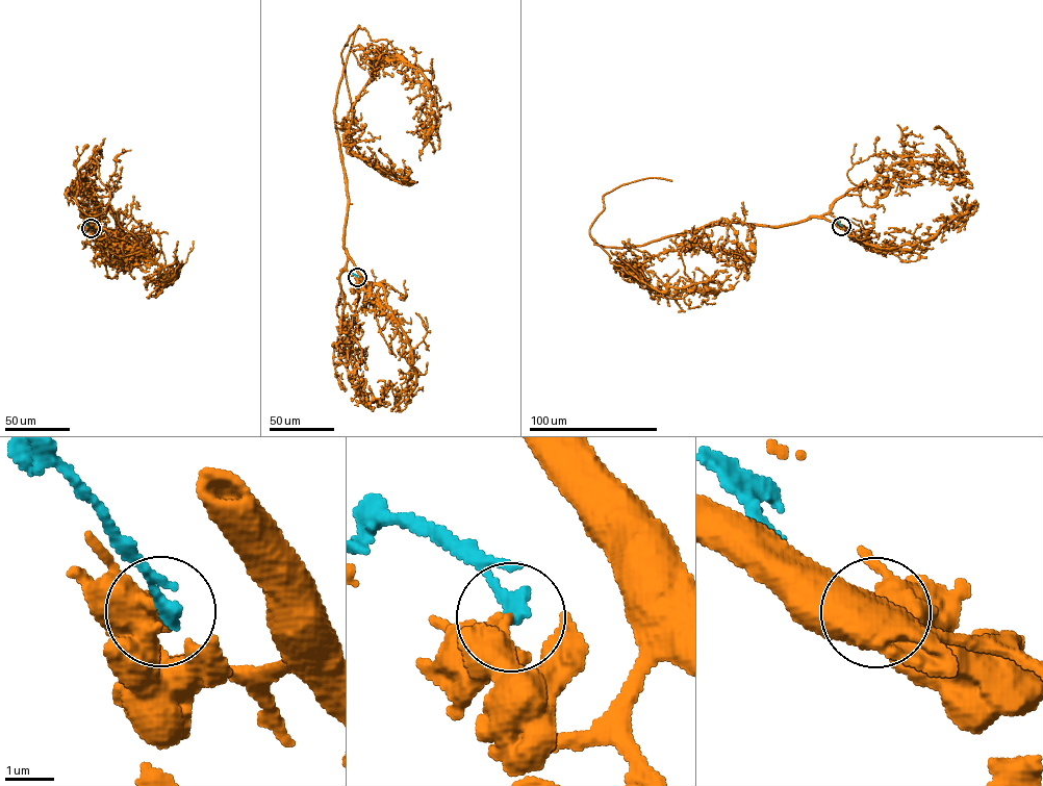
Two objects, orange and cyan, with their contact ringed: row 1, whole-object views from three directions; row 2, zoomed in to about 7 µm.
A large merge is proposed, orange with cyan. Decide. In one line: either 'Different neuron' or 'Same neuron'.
Different neuron

